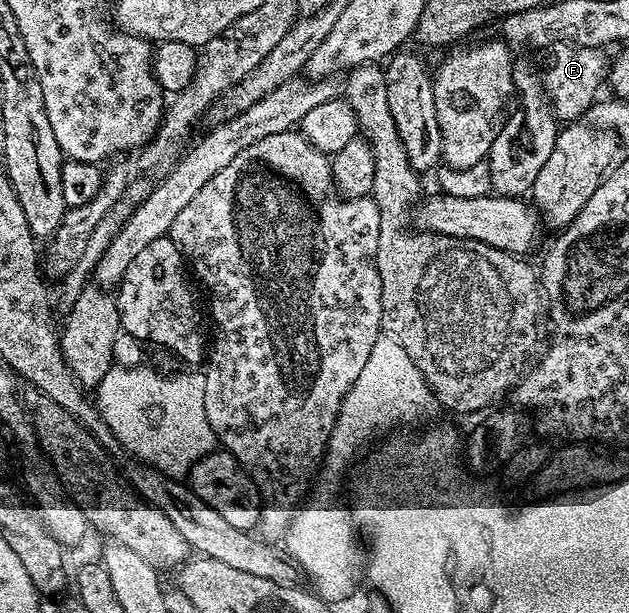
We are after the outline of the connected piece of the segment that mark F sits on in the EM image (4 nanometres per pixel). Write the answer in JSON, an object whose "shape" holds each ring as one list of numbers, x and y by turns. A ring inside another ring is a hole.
{"shape":[[562,43,552,46,544,54,546,55,545,69,543,65,539,76,549,108,552,109,553,116,558,122,573,123,584,118,594,101,598,100,597,88,603,85,607,77,607,61,605,65,605,57,601,53,604,52,592,45]]}

